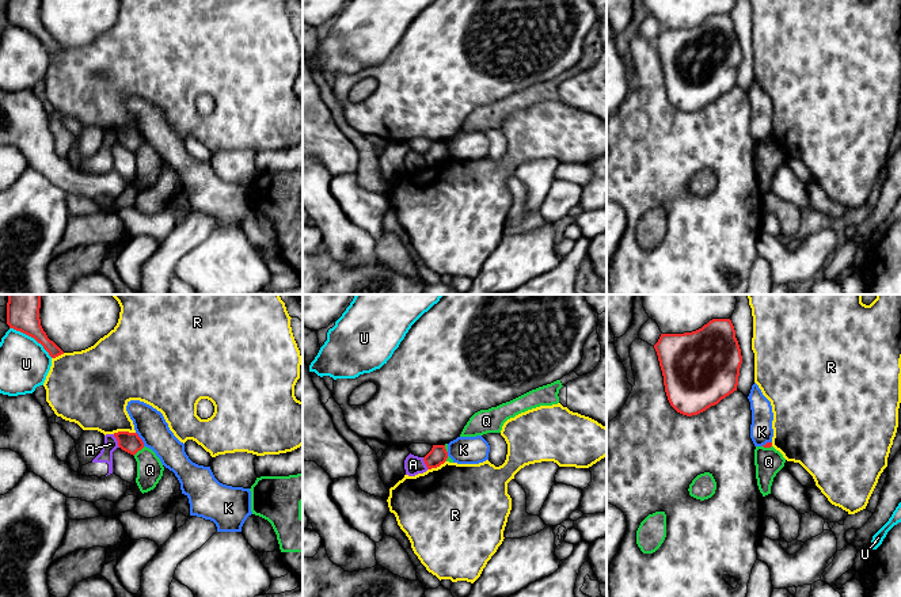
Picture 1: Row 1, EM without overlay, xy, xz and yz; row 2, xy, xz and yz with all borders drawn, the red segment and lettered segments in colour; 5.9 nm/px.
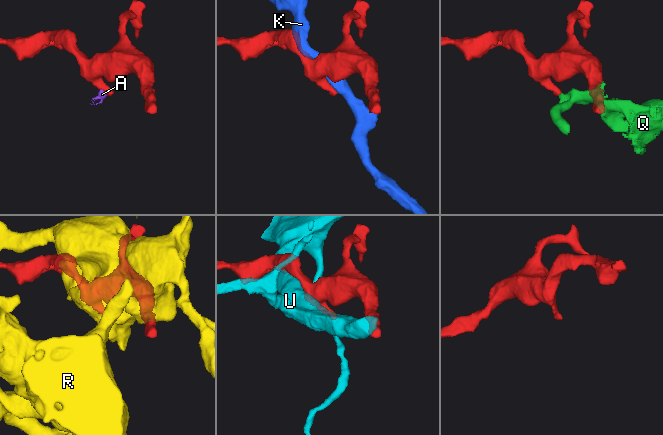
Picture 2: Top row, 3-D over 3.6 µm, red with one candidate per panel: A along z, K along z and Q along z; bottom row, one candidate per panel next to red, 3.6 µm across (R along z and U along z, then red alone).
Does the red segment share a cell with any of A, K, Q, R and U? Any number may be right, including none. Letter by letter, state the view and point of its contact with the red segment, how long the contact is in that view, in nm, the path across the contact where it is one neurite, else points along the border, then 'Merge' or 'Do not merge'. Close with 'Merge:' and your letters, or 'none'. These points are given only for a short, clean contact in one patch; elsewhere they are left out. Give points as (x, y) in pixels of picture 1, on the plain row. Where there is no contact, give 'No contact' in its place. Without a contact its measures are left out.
A: Touches red at xy (117, 136). Shared border 90 nm. Boundary: xy (113, 130), (120, 143). Do not merge
K: Touches red at xy (140, 135). Shared border 100 nm. Do not merge
Q: Touches red at xy (139, 145). Shared border 90 nm. Boundary: xy (144, 143), (133, 151). Do not merge
R: Touches red at xy (124, 128). Shared border 140 nm. Do not merge
U: Touches red at xy (31, 33). Shared border 320 nm. Do not merge
Merge: none

